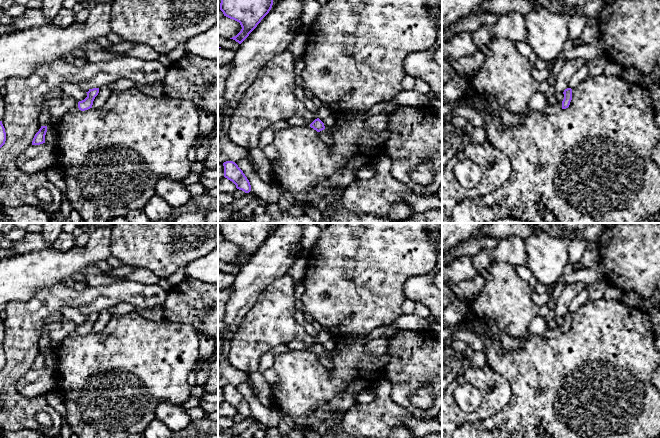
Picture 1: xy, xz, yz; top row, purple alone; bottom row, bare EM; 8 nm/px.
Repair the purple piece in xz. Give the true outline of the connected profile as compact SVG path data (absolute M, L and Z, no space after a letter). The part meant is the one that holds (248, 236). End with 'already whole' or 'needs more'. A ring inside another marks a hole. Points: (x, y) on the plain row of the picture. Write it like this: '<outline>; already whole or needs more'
M221 223L224 240L240 247L242 253L230 262L241 268L269 237L273 223Z; already whole

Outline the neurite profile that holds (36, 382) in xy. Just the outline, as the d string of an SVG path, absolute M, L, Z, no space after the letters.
M46 367L31 369L17 382L17 392L26 398L46 395L53 390L53 376L54 372Z

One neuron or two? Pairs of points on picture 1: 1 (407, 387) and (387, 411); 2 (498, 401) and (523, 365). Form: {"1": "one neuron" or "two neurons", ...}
{"1": "two neurons", "2": "two neurons"}

